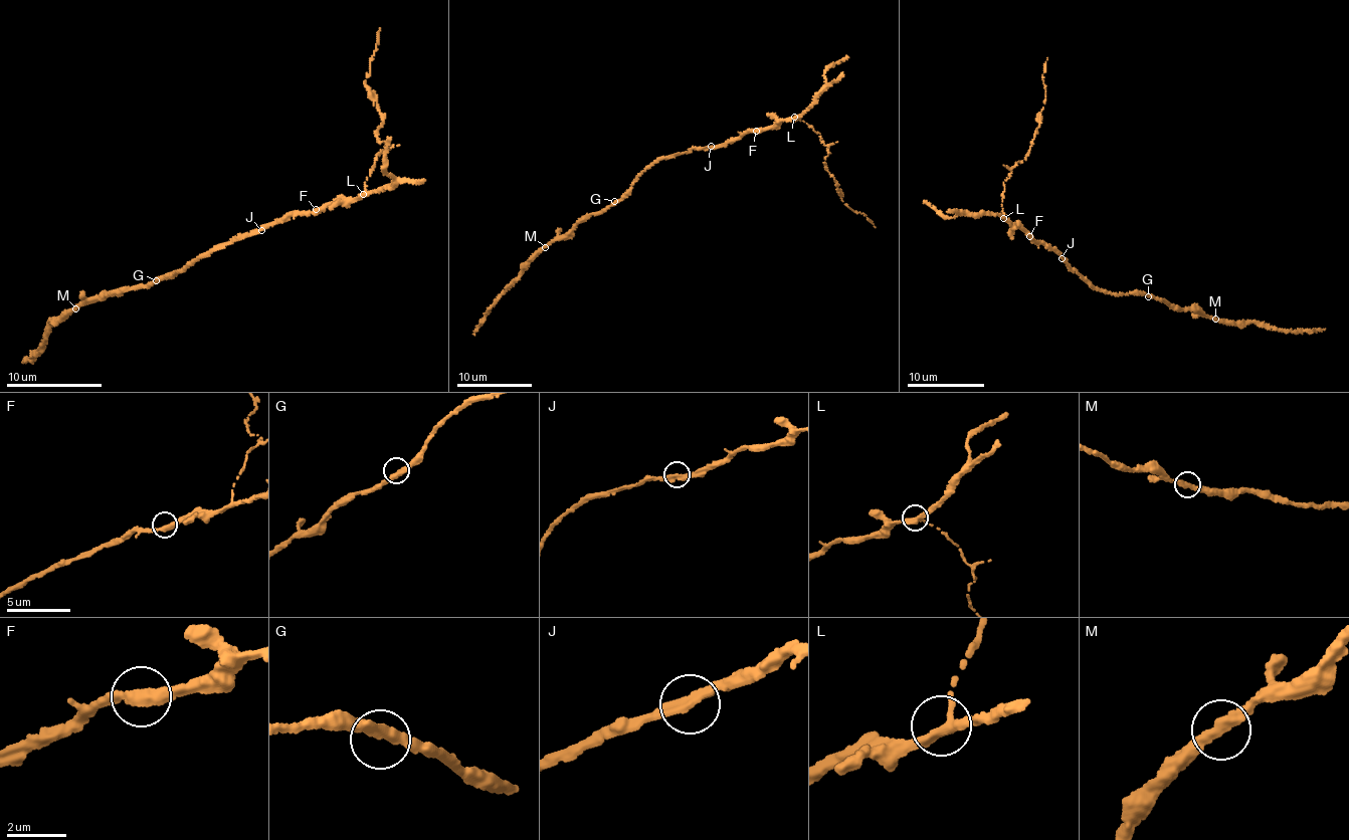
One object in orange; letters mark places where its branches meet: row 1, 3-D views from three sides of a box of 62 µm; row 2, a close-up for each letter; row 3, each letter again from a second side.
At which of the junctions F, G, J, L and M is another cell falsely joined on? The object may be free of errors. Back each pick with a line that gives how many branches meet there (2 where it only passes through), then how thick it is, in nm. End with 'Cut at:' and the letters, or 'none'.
Cut at: none

